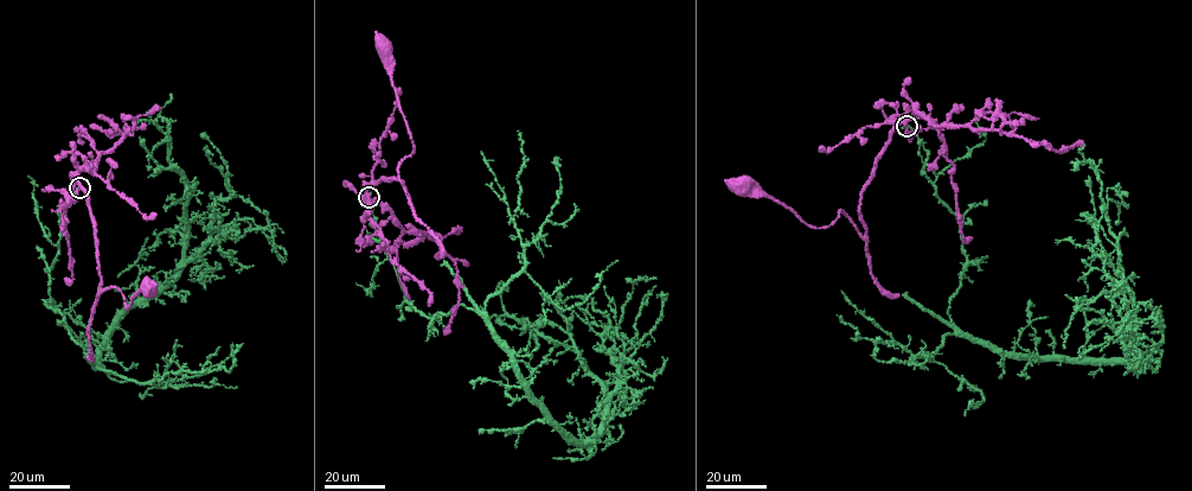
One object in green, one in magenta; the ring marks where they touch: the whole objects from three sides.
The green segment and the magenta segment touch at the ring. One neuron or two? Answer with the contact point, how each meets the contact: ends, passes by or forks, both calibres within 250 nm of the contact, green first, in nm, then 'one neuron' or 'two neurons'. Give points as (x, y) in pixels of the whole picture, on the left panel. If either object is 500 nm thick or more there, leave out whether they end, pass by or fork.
place (79, 187); green passes by; magenta passes by; calibres 150 and 440 nm; one neuron

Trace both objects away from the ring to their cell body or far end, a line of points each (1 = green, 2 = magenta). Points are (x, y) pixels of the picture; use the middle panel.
1: (369, 196), (407, 301), (473, 308), (527, 397), (596, 437), (602, 386), (505, 312), (500, 282)
2: (369, 196), (372, 184), (395, 178), (411, 202), (397, 171), (415, 148), (384, 45)

